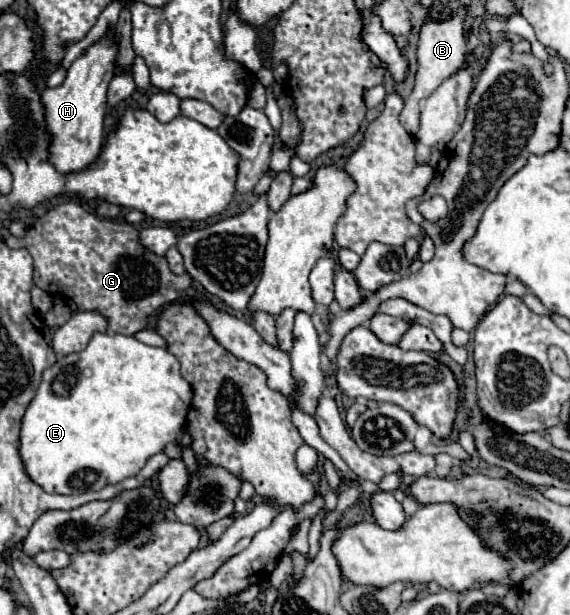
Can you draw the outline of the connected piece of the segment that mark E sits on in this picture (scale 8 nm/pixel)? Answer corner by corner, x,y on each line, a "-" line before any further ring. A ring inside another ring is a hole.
94,334
92,340
88,342
88,346
82,352
74,352
70,356
64,356
52,368
44,370
42,384
40,384
36,396
32,398
28,410
26,410
24,418
22,418
22,424
20,424
20,458
24,462
24,470
32,478
32,482
36,482
38,486
42,486
46,492
64,494
64,496
82,494
82,492
96,492
96,490
102,490
104,486
114,486
118,482
124,482
126,478
136,476
144,468
146,460
150,456
162,452
168,442
176,442
178,432
184,426
186,410
190,406
190,400
192,400
190,384
182,378
182,374
180,374
180,362
176,360
174,354
170,354
164,348
142,344
134,336
124,336
124,334

